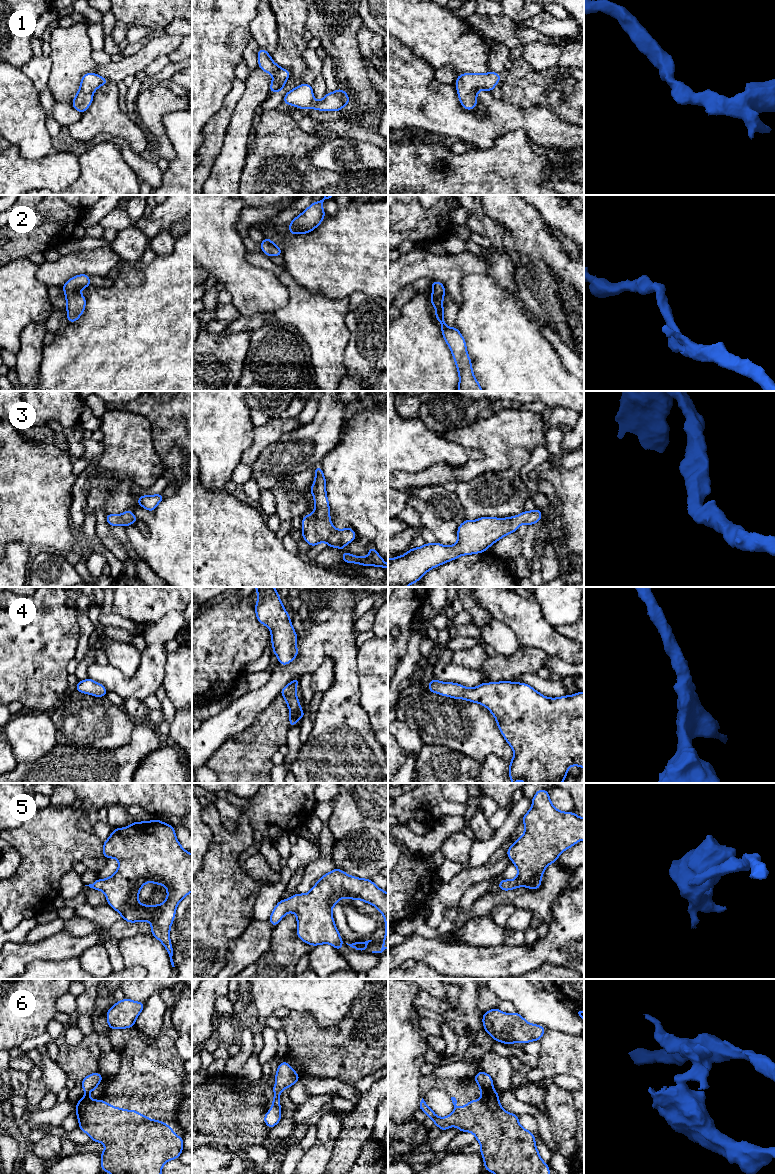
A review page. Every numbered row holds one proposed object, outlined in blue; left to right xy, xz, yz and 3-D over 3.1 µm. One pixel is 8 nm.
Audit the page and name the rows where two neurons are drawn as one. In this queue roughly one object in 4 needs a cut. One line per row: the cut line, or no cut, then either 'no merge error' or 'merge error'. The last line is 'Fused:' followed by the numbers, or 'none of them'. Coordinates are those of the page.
1: no cut; no merge error
2: no cut; no merge error
3: no cut; no merge error
4: no cut; no merge error
5: no cut; no merge error
6: cut in yz along (481, 1086), (492, 1088); merge error
Fused: 6

